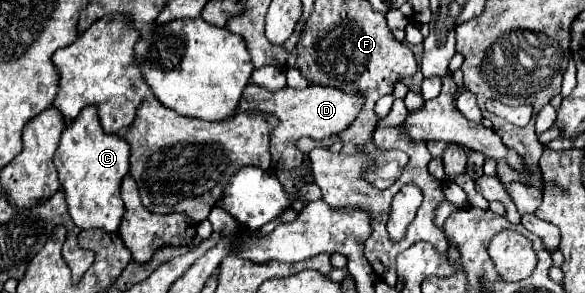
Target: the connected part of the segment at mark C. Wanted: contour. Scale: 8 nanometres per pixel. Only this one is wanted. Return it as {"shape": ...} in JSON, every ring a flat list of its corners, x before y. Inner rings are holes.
{"shape":[[86,105,80,115,62,131,54,165,58,169,60,185,66,193,66,203,72,221,80,229,116,231,126,213,120,183,130,171,130,145,116,133,104,133,96,105]]}

